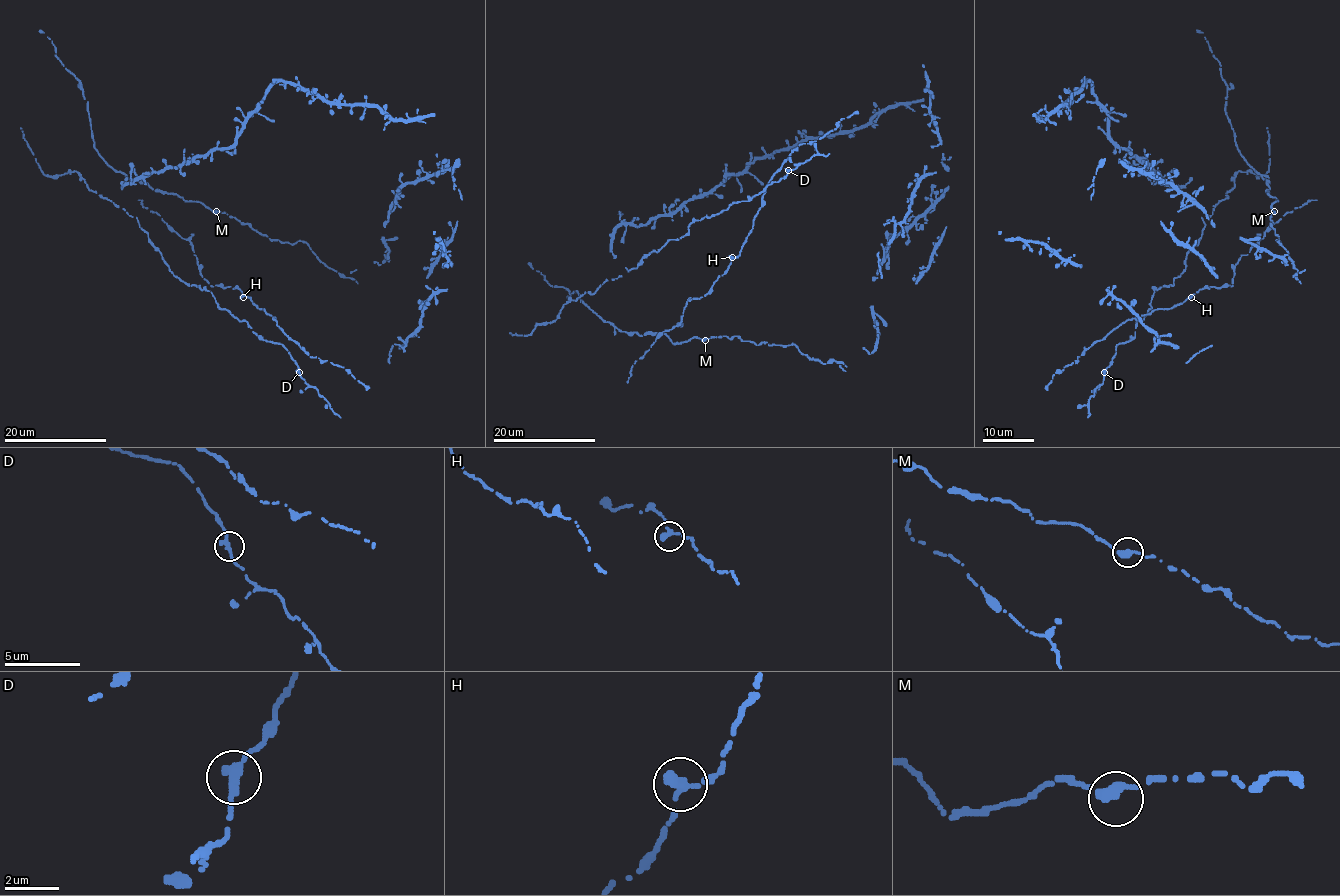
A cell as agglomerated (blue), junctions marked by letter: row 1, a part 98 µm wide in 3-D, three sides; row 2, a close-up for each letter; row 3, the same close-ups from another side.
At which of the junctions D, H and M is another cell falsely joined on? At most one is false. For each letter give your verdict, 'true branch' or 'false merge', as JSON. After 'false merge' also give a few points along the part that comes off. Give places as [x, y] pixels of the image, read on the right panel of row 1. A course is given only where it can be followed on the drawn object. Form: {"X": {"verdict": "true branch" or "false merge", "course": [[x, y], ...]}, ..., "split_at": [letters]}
{"D": {"verdict": "true branch"}, "H": {"verdict": "true branch"}, "M": {"verdict": "true branch"}, "split_at": []}

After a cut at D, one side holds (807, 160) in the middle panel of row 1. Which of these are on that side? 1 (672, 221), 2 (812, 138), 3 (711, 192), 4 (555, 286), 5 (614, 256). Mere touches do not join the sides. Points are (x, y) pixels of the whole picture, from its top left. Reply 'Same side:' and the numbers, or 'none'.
Same side: none

